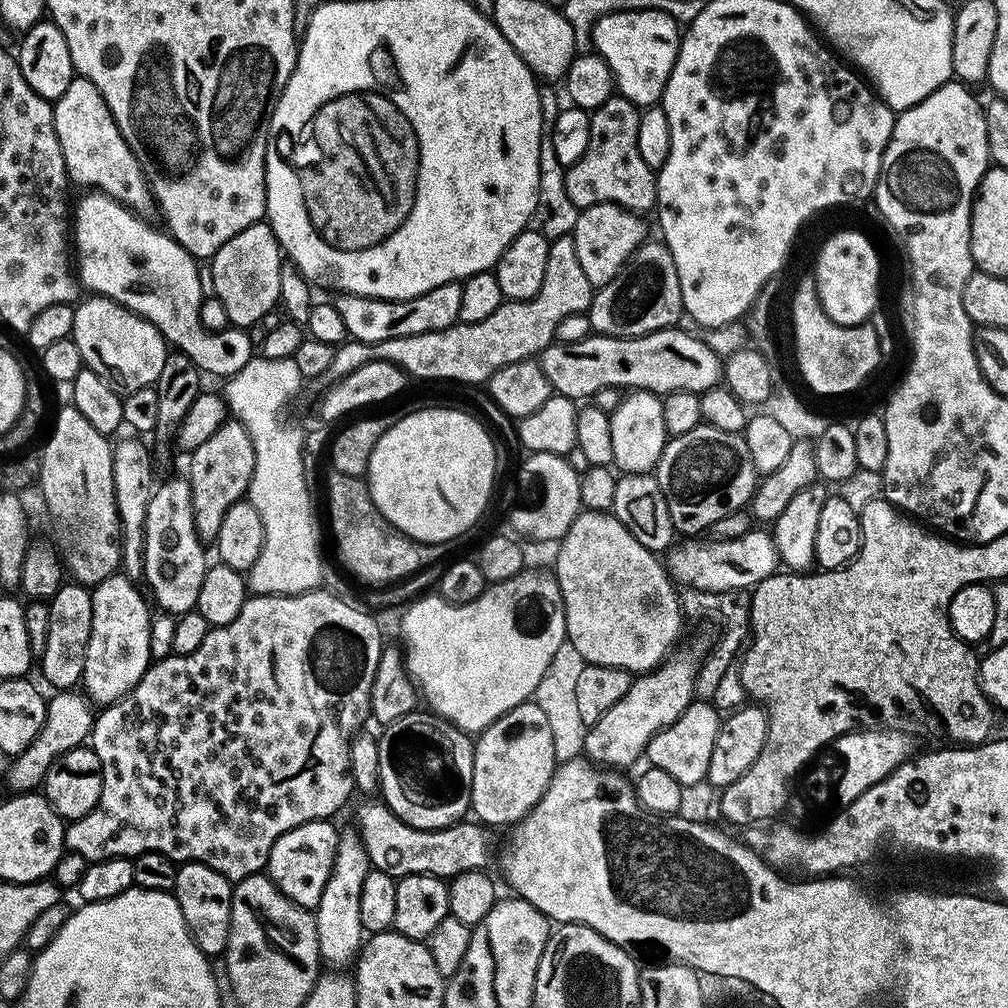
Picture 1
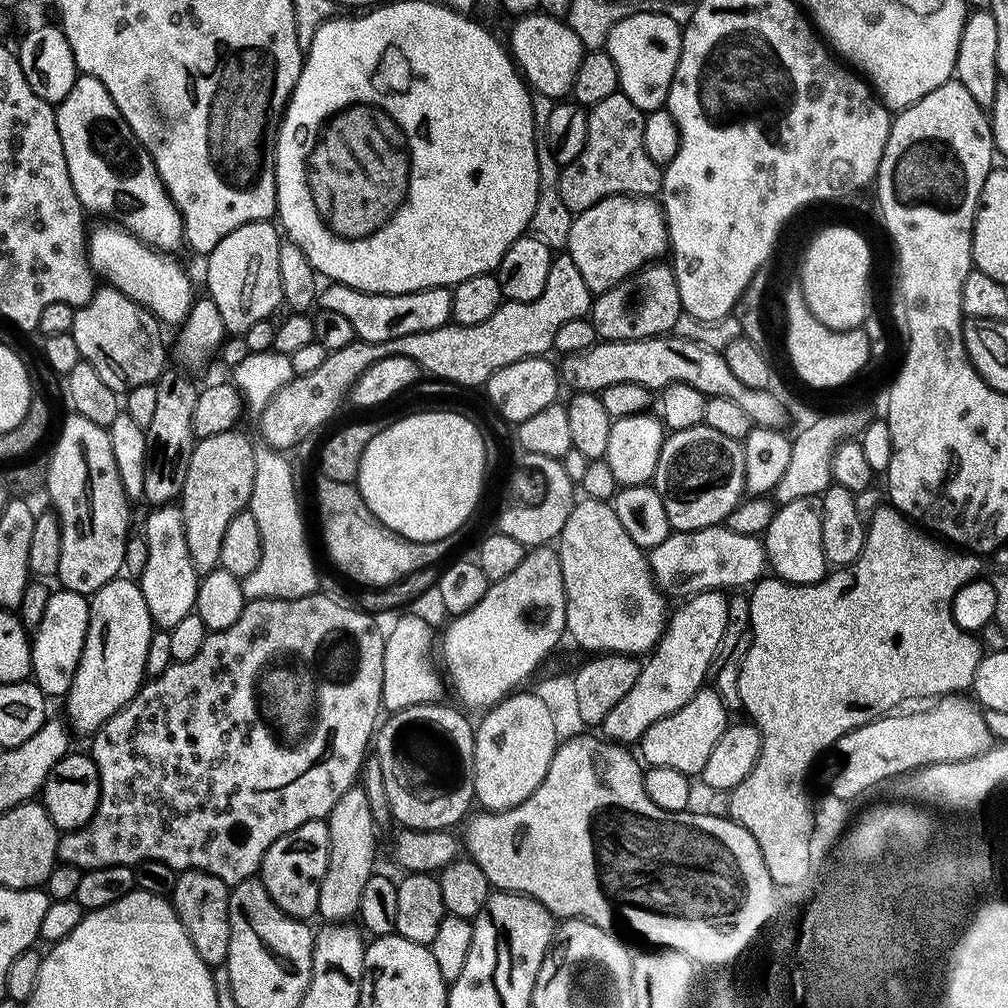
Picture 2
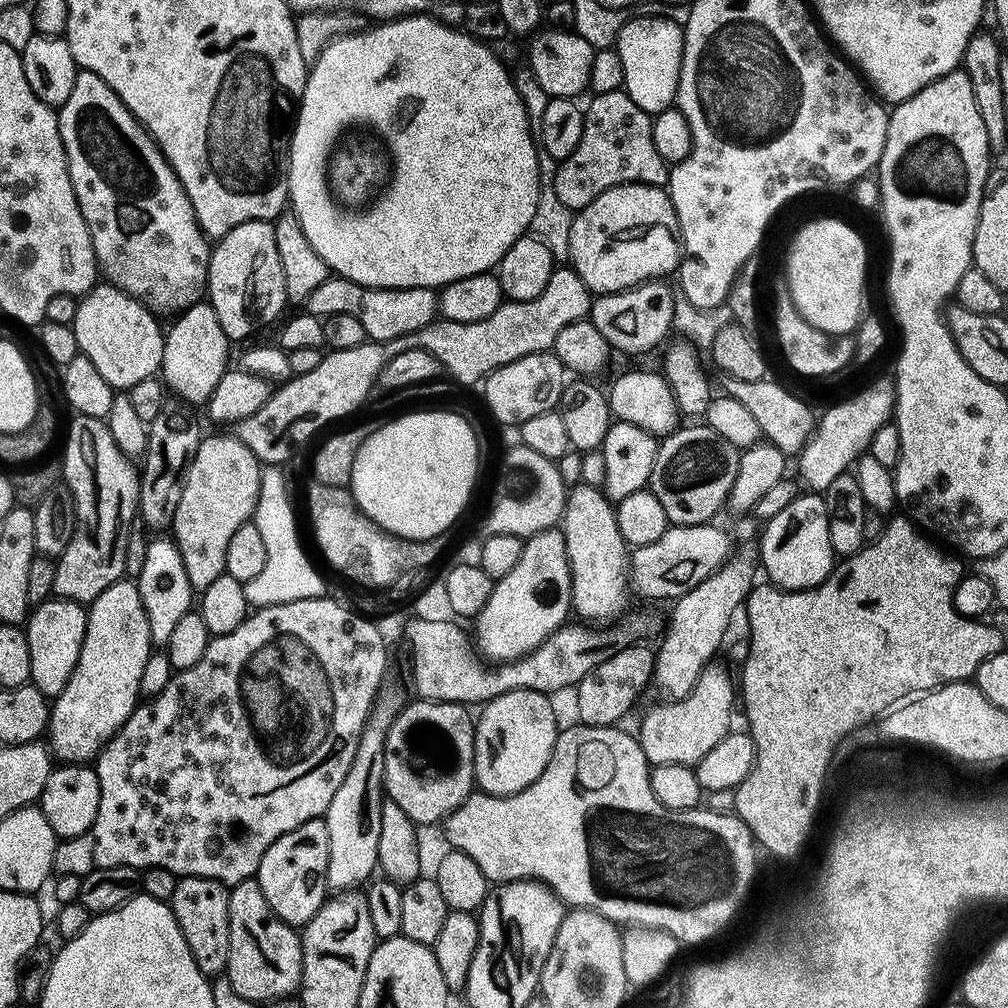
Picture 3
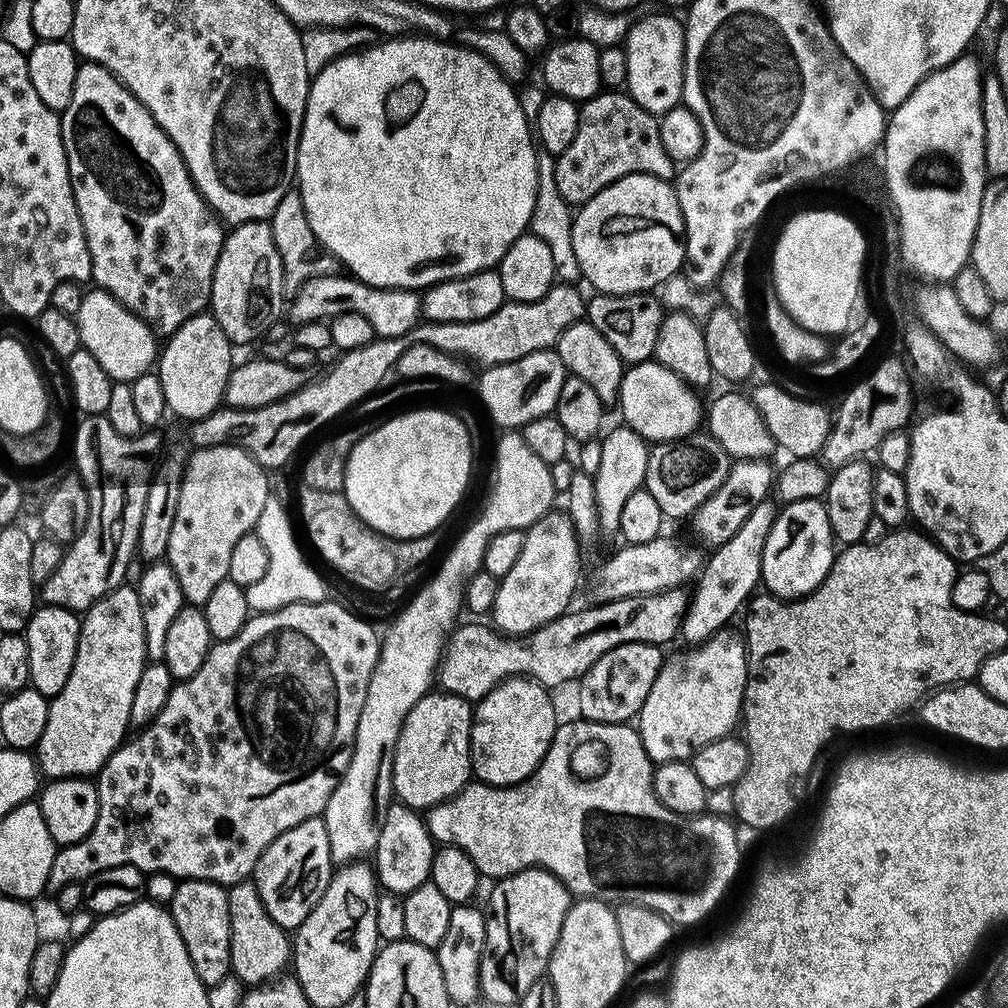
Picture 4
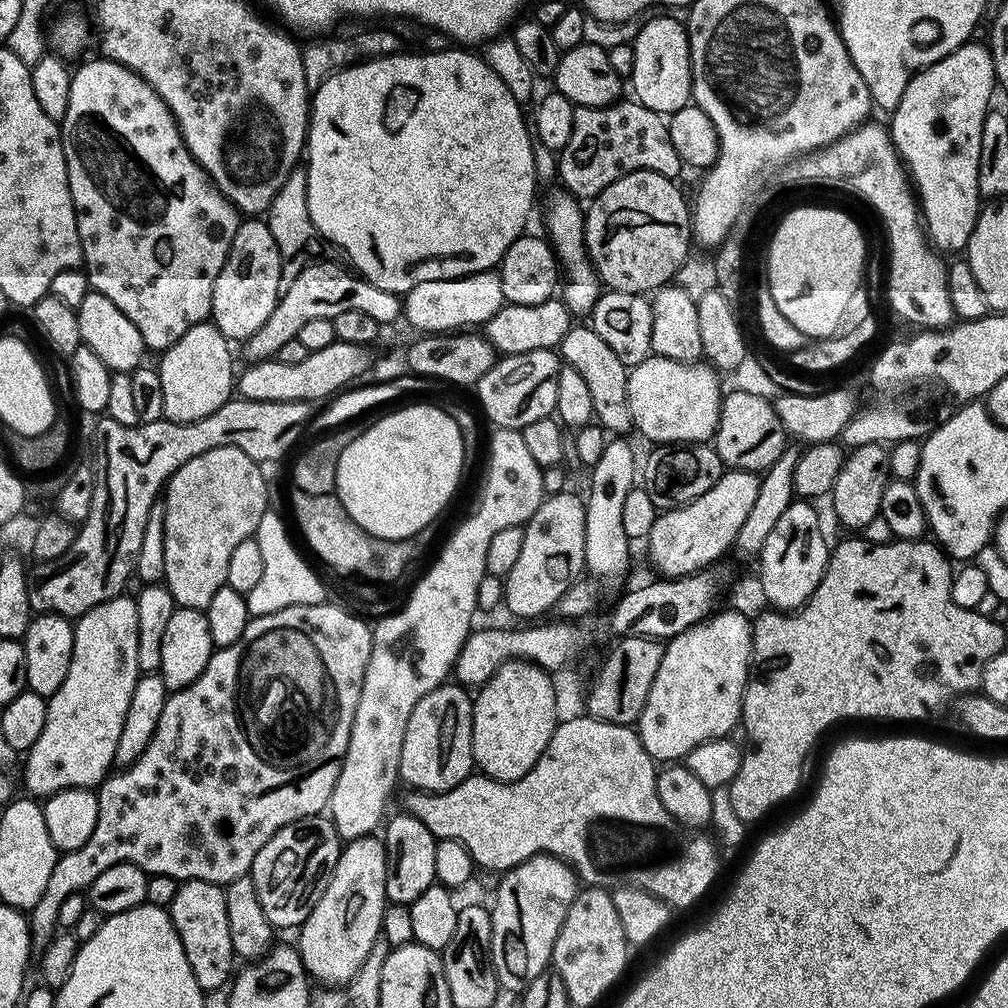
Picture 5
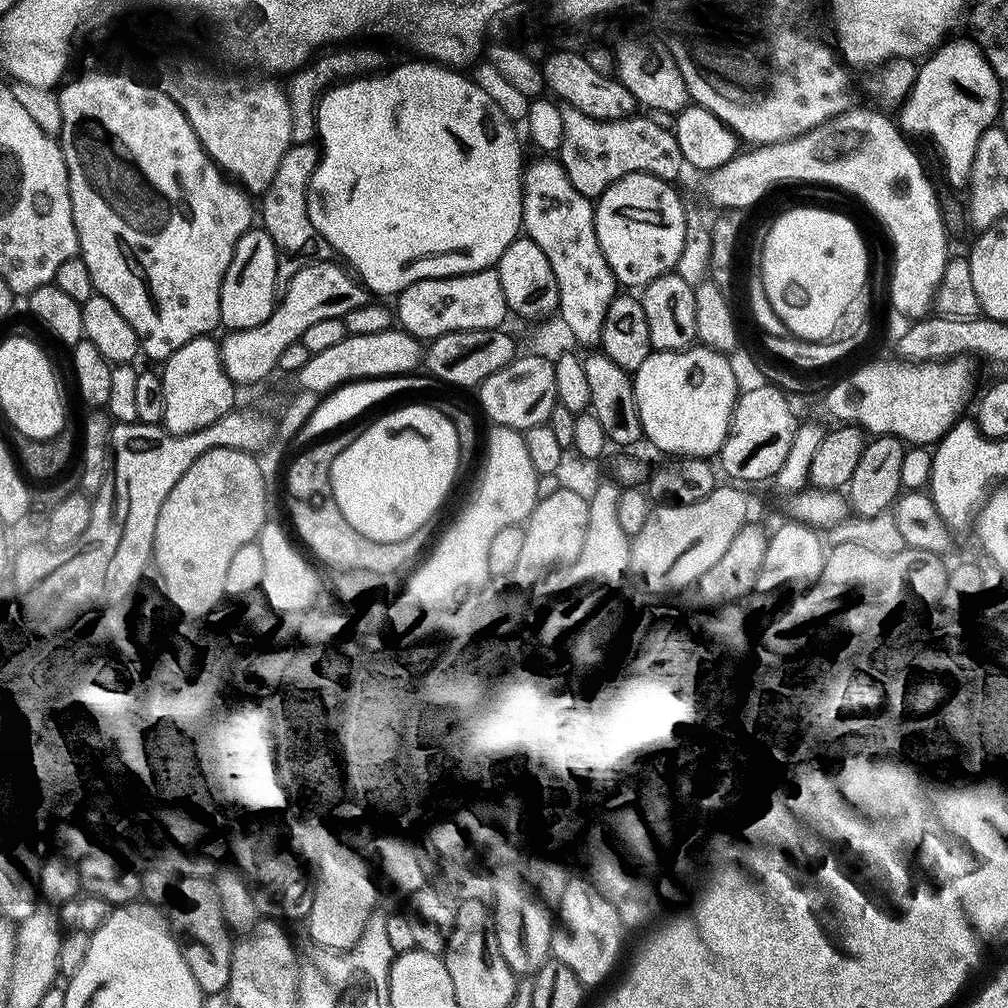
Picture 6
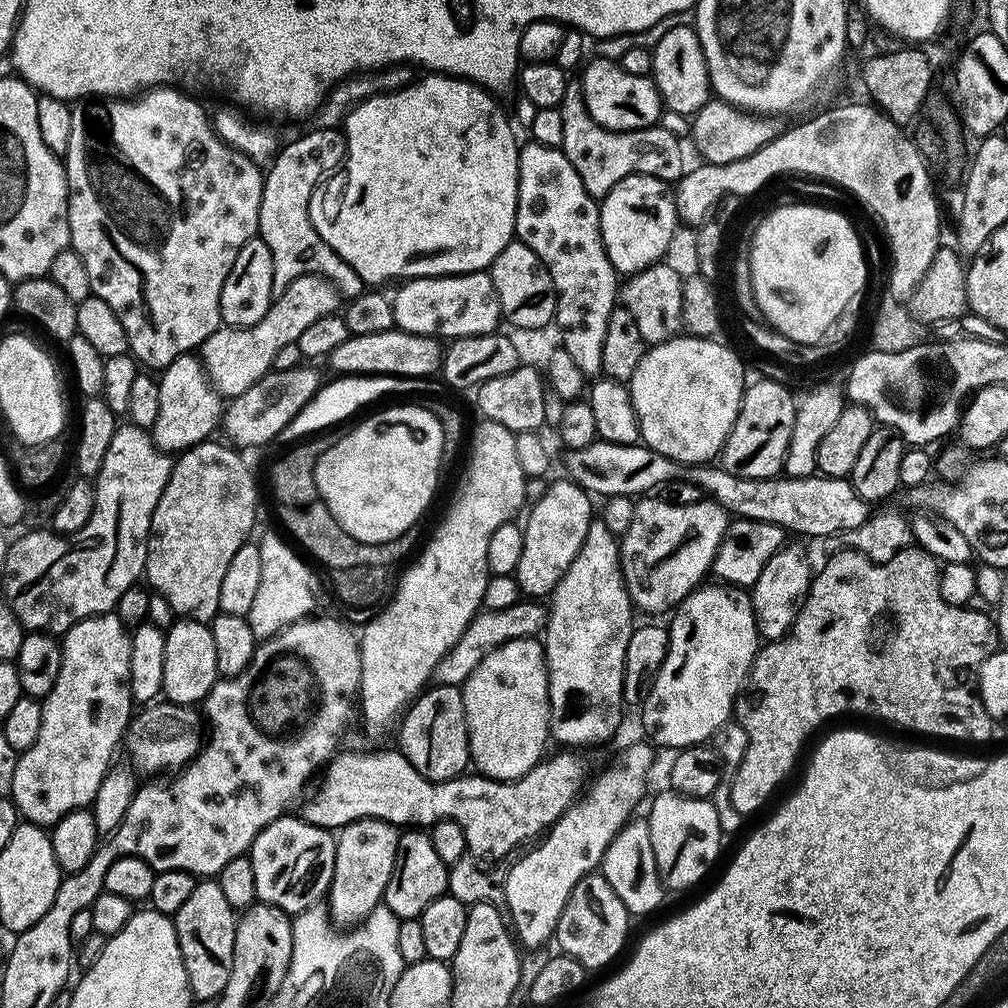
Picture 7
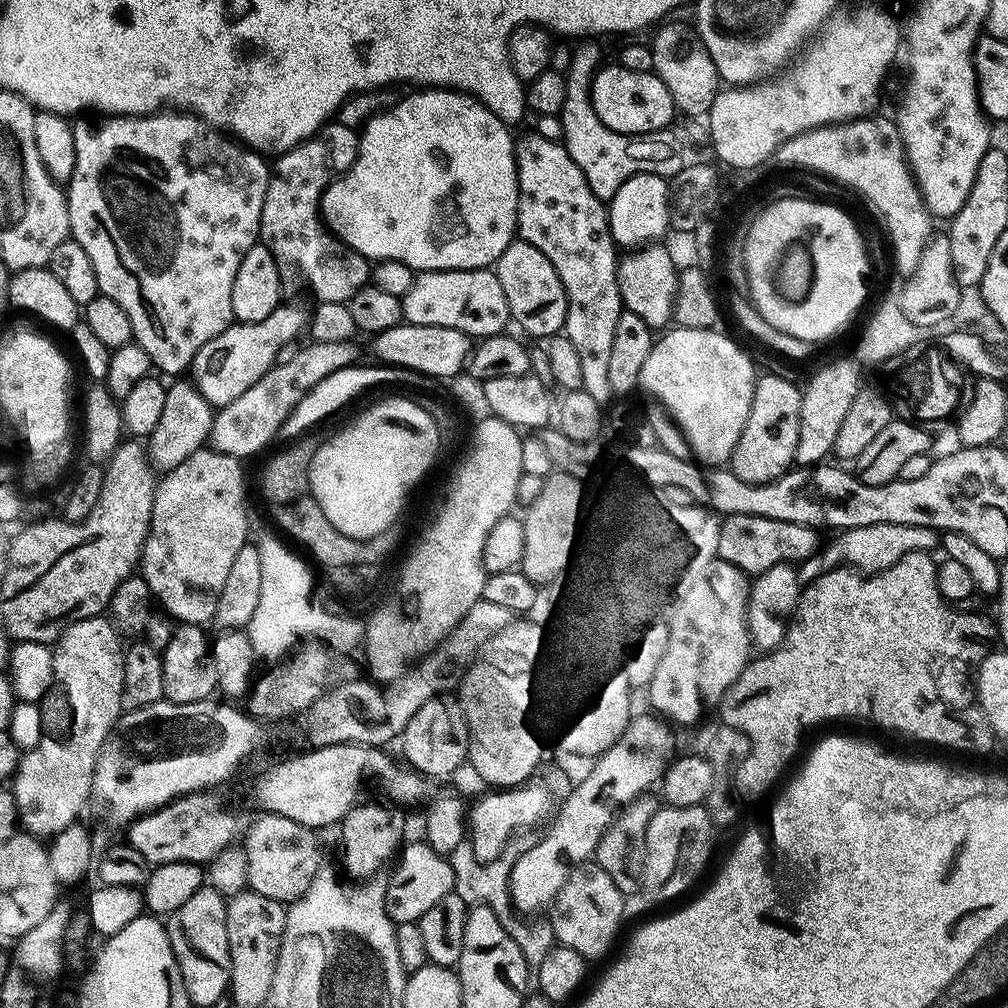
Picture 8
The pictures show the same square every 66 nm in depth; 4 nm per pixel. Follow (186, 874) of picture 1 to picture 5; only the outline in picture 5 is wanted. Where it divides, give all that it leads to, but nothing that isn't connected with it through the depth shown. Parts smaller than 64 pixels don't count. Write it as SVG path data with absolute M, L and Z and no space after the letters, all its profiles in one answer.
M185 880L177 887L174 902L166 911L182 942L182 950L186 950L186 958L201 992L207 994L225 987L234 972L234 953L230 942L230 918L226 918L224 888L205 880Z

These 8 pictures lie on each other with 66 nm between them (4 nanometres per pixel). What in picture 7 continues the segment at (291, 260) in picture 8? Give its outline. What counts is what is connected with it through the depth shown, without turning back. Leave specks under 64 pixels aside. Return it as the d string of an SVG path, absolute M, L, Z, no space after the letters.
M309 127L305 136L281 147L264 172L262 206L258 210L258 236L270 246L274 258L274 285L284 289L294 278L314 274L324 276L340 291L341 297L351 298L365 291L360 275L318 234L314 220L308 217L312 195L327 172L341 167L346 159L344 133L340 128Z

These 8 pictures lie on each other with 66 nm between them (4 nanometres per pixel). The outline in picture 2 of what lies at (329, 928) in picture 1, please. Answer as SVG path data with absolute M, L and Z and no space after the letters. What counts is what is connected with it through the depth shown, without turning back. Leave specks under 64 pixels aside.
M353 786L346 790L346 794L342 794L340 801L334 805L332 808L332 813L326 818L326 823L328 826L328 833L330 834L330 858L328 859L328 869L326 870L326 878L322 878L322 886L318 890L318 906L316 907L319 919L324 919L324 922L348 922L353 919L360 911L360 903L362 902L362 890L366 890L366 882L370 882L370 878L374 874L374 868L372 868L372 863L376 860L376 836L374 825L374 804L368 801L368 796L363 792L359 786Z

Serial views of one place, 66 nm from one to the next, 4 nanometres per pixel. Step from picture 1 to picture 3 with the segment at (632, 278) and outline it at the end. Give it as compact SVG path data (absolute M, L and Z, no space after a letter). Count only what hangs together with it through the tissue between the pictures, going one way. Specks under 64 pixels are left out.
M663 279L648 280L621 292L605 292L593 299L590 319L598 330L602 330L602 338L606 338L609 349L648 352L651 348L659 349L669 339L668 332L673 331L675 298L673 289L664 284L667 283Z

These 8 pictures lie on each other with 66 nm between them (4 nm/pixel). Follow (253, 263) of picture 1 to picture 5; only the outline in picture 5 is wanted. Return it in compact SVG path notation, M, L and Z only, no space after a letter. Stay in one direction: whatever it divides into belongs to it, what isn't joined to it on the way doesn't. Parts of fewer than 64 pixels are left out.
M260 218L245 219L241 223L238 234L234 234L234 242L230 246L230 254L222 266L222 274L218 274L218 282L214 282L210 320L218 330L222 330L222 334L229 342L249 340L258 330L262 330L262 326L266 326L266 318L270 318L270 314L274 314L274 306L279 302L282 291L280 265L278 242L274 242L274 234L270 234L267 223Z

